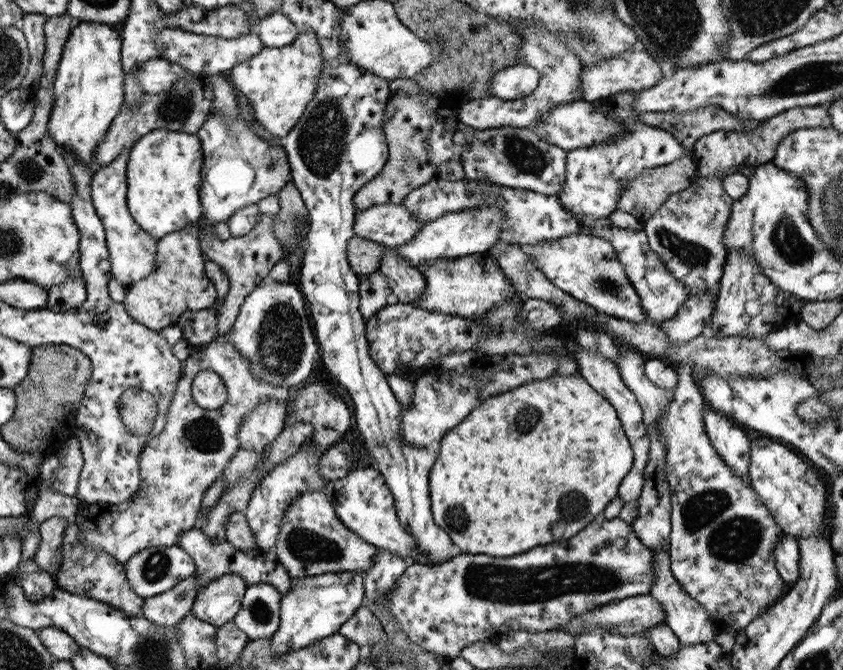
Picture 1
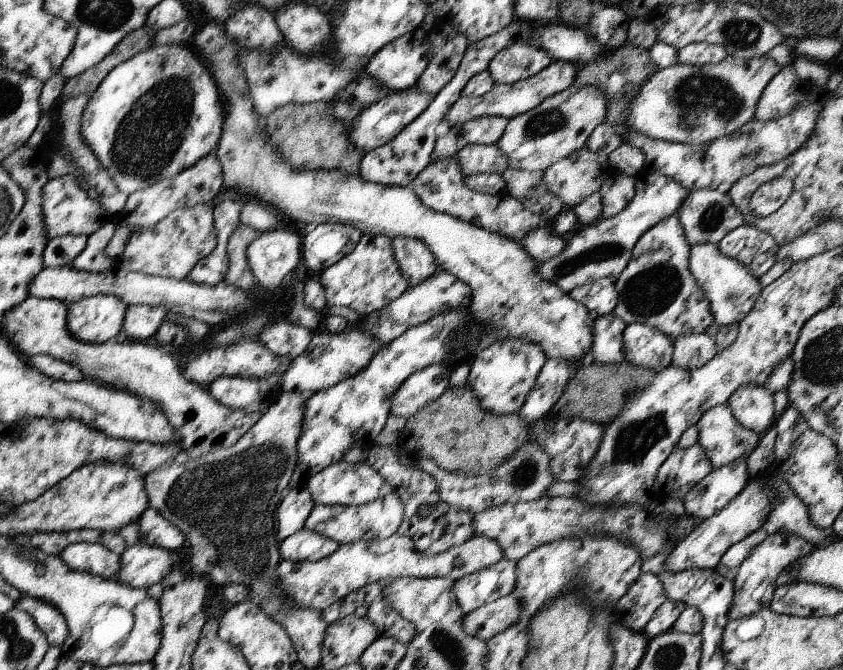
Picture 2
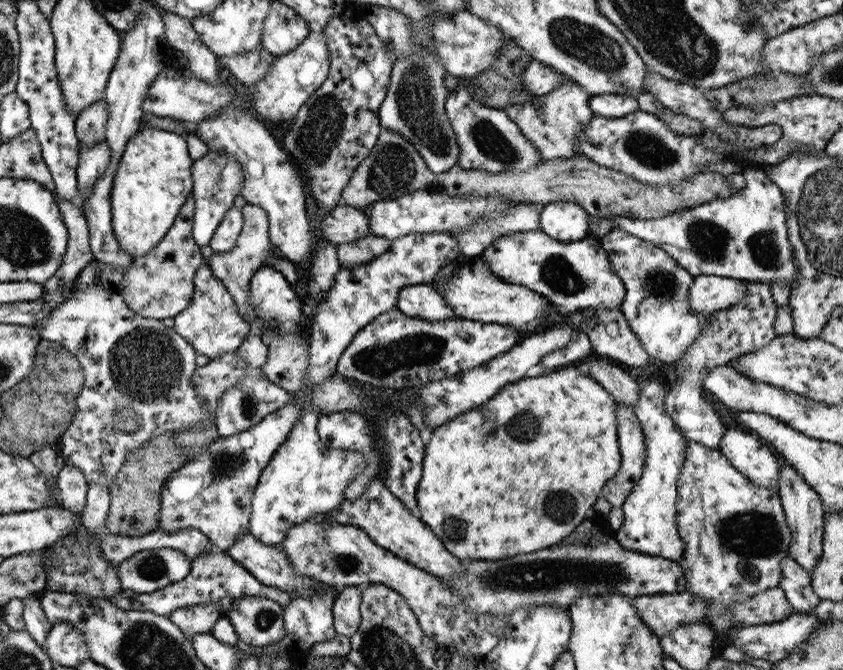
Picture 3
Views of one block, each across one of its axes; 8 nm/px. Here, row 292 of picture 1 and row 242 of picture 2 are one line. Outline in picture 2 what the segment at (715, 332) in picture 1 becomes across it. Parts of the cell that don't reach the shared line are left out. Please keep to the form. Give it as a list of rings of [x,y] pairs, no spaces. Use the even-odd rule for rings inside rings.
[[[744,223],[728,232],[716,245],[723,256],[740,262],[756,279],[771,268],[779,248],[769,234]]]

